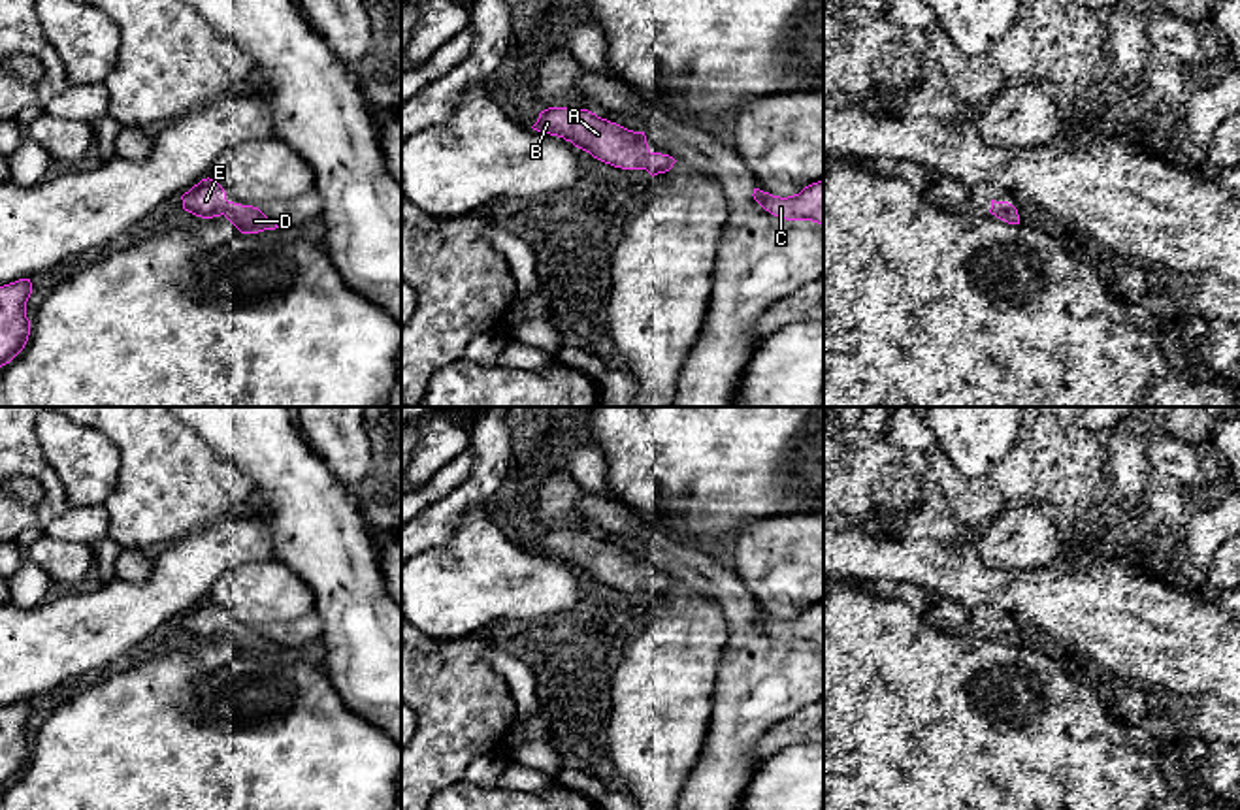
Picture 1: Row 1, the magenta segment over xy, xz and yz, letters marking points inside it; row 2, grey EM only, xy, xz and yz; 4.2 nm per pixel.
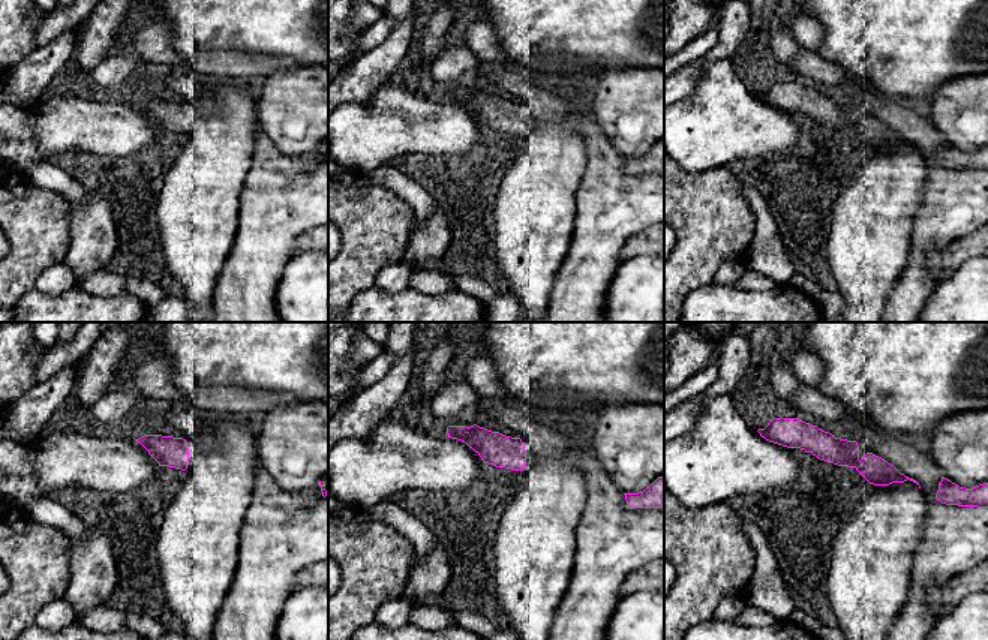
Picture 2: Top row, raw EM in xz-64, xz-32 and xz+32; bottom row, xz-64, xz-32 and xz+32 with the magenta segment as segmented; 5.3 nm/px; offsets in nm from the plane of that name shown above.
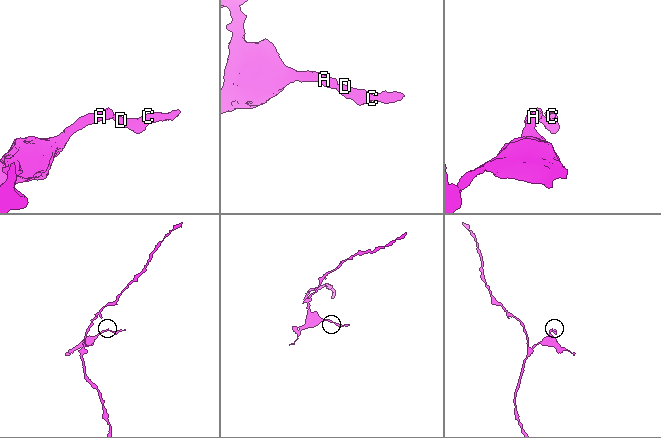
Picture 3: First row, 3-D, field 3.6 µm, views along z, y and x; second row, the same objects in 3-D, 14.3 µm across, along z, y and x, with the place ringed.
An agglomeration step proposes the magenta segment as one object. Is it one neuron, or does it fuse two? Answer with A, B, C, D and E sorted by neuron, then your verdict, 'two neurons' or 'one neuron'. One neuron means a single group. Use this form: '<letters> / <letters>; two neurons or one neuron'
A B C D E; one neuron

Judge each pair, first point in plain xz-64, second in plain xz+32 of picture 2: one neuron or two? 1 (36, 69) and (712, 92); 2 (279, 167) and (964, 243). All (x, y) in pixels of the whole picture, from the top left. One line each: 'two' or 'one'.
1: two
2: two

